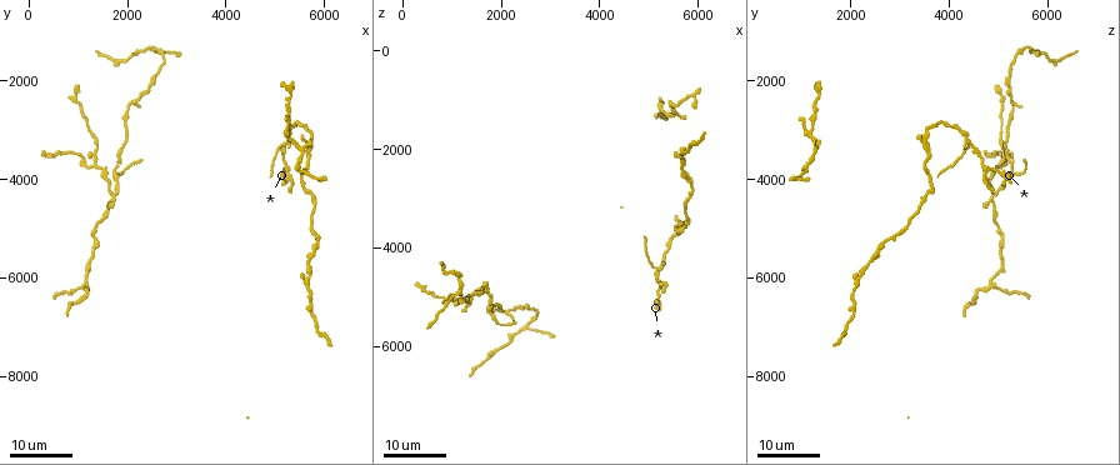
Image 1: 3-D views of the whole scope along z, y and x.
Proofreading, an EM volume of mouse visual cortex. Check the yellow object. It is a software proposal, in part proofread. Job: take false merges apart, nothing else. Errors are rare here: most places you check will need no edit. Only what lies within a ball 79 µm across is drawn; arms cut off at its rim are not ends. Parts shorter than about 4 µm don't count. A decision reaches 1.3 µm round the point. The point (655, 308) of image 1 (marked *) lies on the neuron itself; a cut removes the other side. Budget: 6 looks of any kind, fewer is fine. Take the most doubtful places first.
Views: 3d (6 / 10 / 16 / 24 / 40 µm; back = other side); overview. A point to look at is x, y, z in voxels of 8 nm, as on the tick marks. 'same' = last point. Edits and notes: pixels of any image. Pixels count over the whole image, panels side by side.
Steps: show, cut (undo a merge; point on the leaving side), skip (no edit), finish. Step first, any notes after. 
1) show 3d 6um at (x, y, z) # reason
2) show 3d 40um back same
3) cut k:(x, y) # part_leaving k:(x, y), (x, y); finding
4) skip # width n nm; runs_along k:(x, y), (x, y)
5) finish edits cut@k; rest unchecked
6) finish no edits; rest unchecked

show 3d 24um at (5150, 3300, 4400) # small branch off a trunk

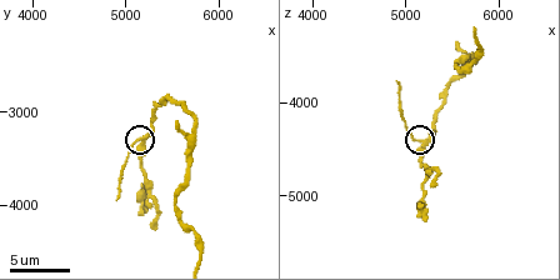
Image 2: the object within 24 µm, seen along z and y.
show 3d 10um at (5100, 3350, 4400)

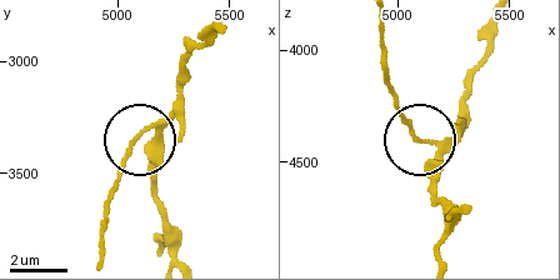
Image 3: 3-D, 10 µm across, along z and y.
skip # side_arm 8 um; continuous, no second neuron

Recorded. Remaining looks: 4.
show 3d 16um at (1700, 4300, 4850) # three-way junction

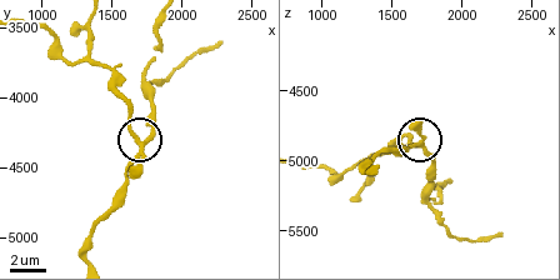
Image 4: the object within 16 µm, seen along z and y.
show 3d 10um at (1700, 4340, 4880)

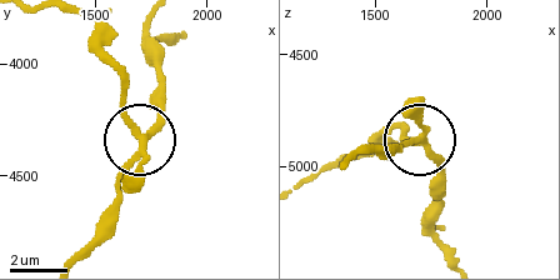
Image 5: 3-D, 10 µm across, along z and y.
skip # width 210 nm; continuous, no second neuron

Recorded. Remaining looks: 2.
show 3d 16um at (2500, 1300, 5650)

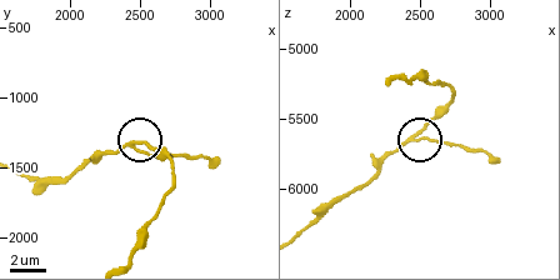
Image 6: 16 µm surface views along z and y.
show 3d 6um at (2420, 1320, 5660)

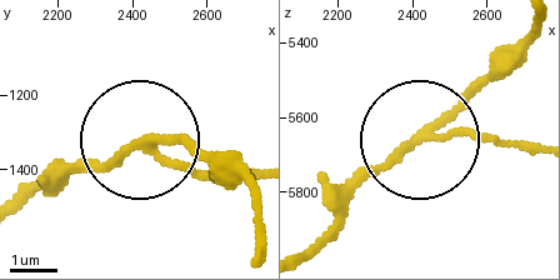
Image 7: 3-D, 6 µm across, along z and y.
skip # arms 3; runs_along 7:(535, 25), (424, 136), (464, 129), (531, 140); all the same neuron

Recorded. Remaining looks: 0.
finish no edits; rest unchecked

